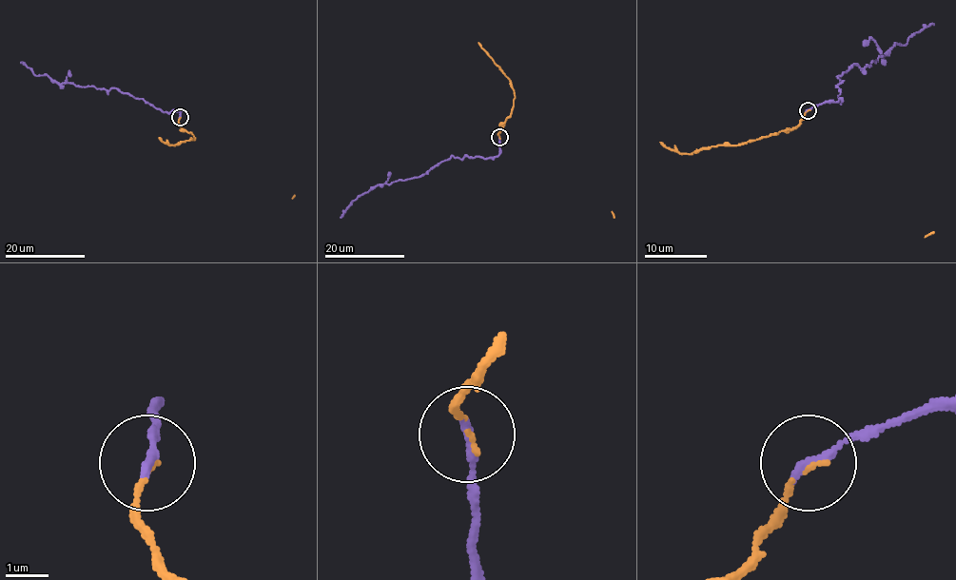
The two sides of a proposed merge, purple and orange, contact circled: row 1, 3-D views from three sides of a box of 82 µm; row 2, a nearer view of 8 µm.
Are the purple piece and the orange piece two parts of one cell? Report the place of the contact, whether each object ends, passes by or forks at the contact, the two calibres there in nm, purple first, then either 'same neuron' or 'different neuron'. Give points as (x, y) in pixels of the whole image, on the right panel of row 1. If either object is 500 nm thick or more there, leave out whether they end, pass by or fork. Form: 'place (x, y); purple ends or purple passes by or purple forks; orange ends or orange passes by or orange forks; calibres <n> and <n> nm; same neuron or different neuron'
place (808, 110); purple ends; orange ends; calibres 240 and 120 nm; same neuron

